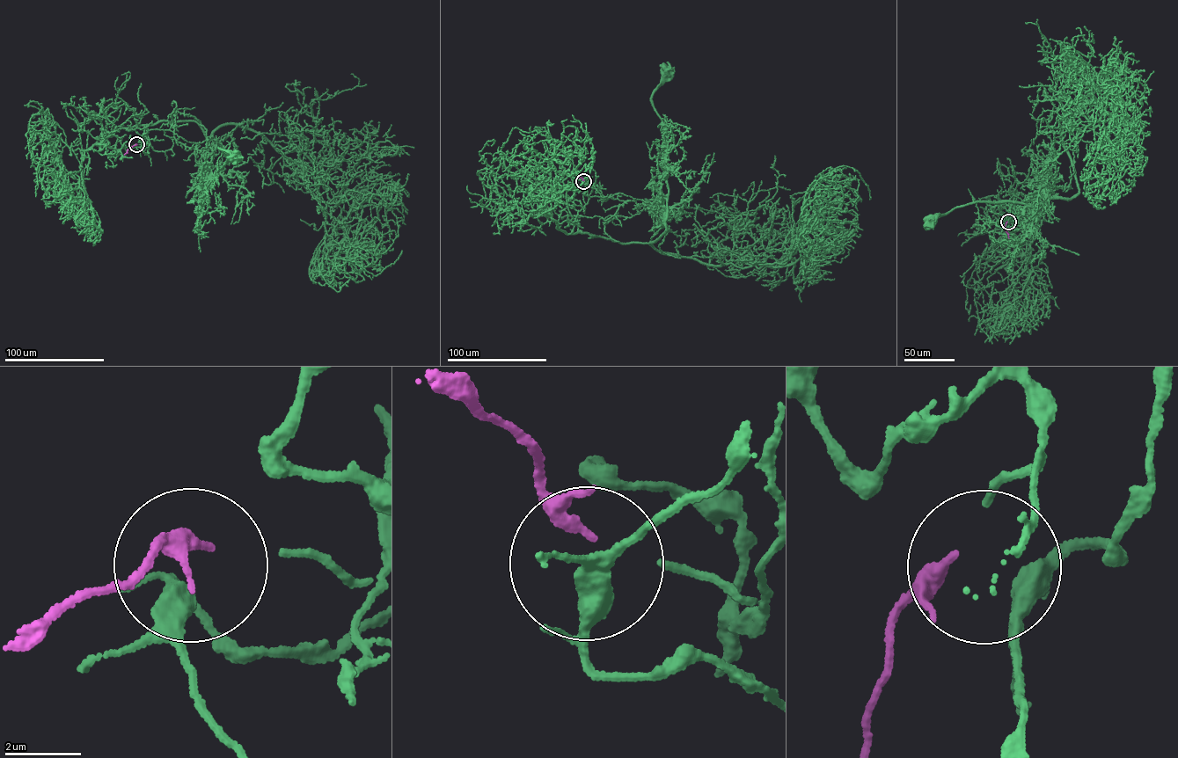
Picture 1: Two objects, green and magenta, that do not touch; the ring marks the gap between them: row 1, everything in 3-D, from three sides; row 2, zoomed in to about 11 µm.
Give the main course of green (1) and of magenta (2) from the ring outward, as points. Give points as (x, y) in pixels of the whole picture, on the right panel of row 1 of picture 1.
1: (1009, 222), (1015, 212), (1018, 183), (1027, 185), (1037, 173), (1049, 198), (1038, 204), (976, 200), (930, 222)
2: (1007, 221), (1005, 228), (1009, 238)

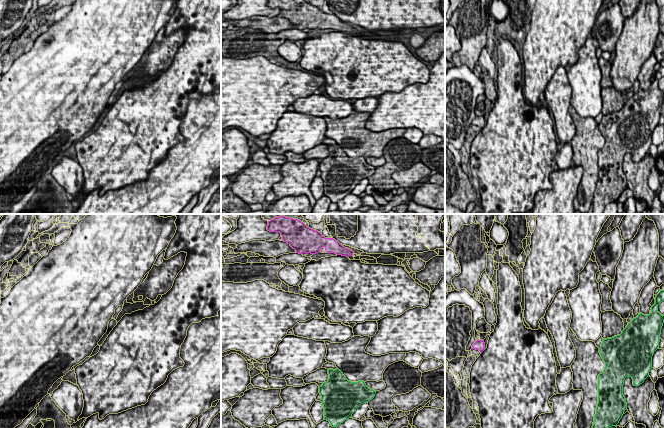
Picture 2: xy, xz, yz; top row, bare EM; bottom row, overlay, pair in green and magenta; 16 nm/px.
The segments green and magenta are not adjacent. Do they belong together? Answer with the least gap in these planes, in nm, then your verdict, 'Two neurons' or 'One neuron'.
Distance 1800 nm. One neuron

